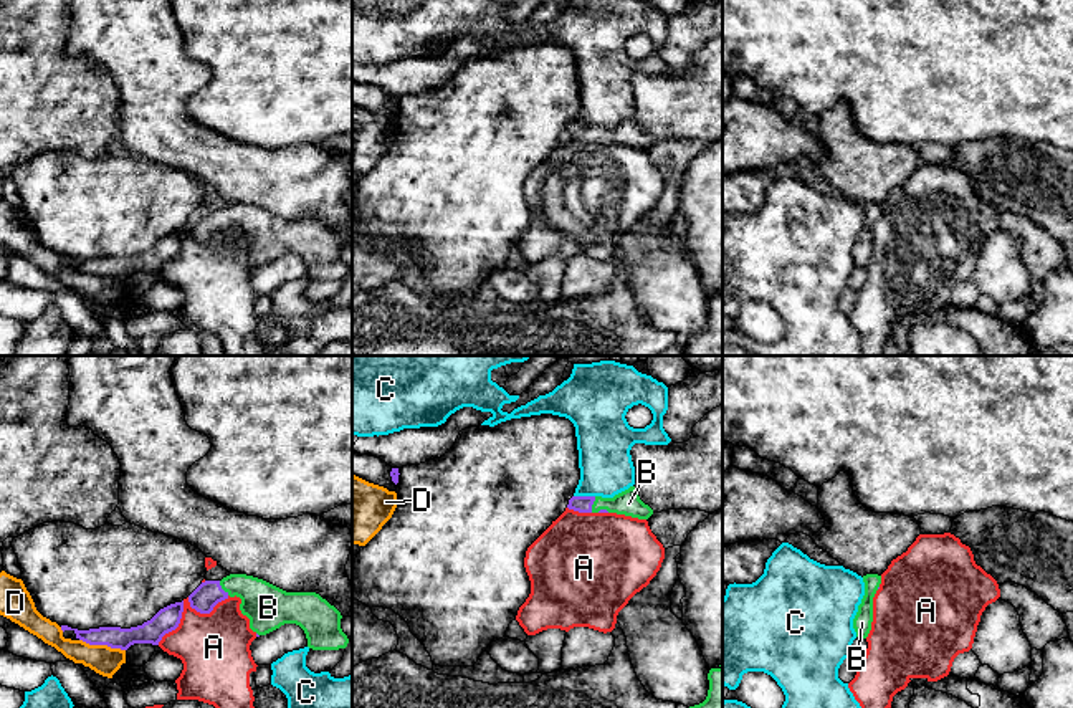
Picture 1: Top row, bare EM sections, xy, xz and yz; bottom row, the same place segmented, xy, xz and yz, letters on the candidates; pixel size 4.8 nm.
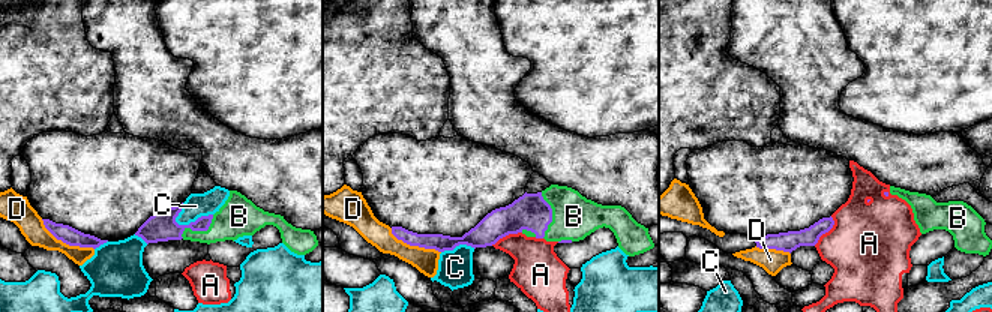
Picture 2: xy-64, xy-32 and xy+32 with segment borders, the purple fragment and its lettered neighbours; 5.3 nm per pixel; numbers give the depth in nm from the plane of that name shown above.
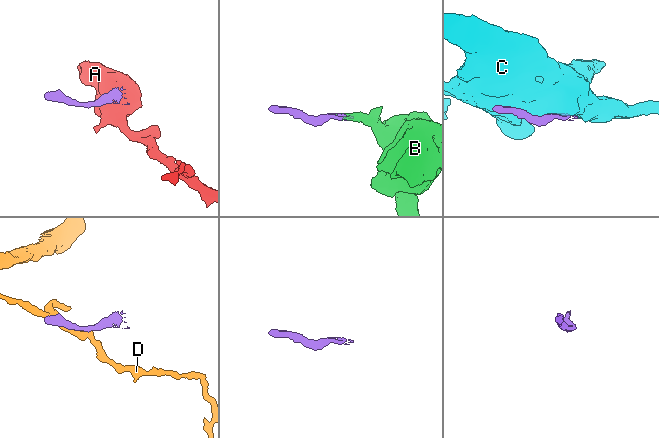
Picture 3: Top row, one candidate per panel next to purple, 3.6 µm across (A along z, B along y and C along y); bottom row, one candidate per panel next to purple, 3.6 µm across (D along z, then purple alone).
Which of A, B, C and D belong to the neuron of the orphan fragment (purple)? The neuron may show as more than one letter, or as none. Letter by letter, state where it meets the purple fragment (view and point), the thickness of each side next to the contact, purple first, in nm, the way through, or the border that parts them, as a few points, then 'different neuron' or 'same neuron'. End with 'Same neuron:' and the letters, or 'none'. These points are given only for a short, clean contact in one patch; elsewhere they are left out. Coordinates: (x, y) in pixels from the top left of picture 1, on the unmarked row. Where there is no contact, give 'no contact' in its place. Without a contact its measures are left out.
A: meets purple in xy at (207, 242); 120 nm thick on the purple side, 340 nm on the other; different neuron
B: meets purple in xy at (220, 217); 120 nm thick on the purple side, 220 nm on the other; runs through xy (207, 224), (220, 217), (247, 217), (267, 235); same neuron
C: meets purple in xz at (584, 126); 80 nm thick on the purple side, 260 nm on the other; different neuron
D: meets purple in xy at (103, 273); 120 nm thick on the purple side, 140 nm on the other; different neuron
Same neuron: B

